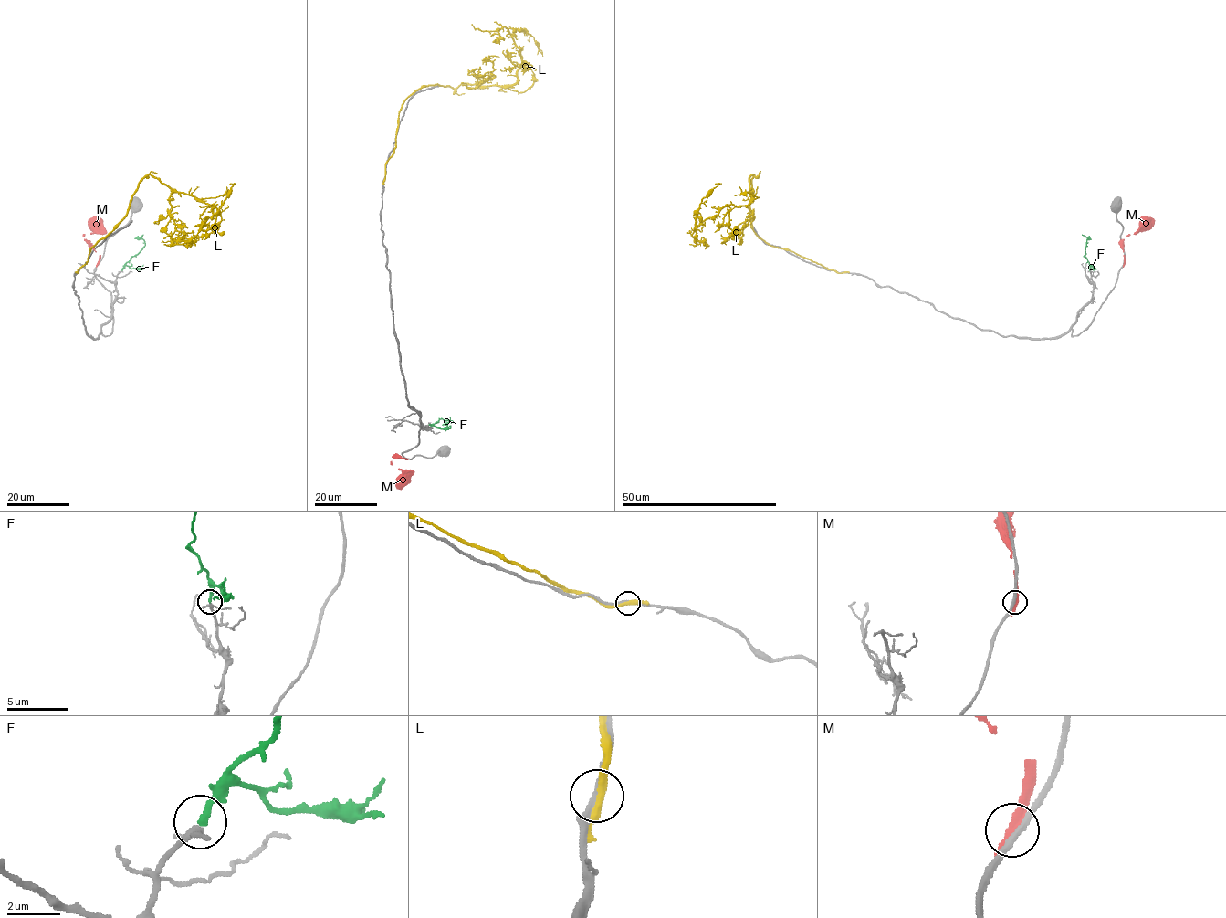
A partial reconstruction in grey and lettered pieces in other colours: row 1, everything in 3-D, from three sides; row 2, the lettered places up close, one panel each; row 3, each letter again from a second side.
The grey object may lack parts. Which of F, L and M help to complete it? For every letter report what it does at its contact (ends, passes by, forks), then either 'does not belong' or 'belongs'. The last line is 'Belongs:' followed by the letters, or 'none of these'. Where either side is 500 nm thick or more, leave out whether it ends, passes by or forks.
F: it ends there; belongs
L: it passes by; does not belong
M: it passes by; does not belong
Belongs: F

